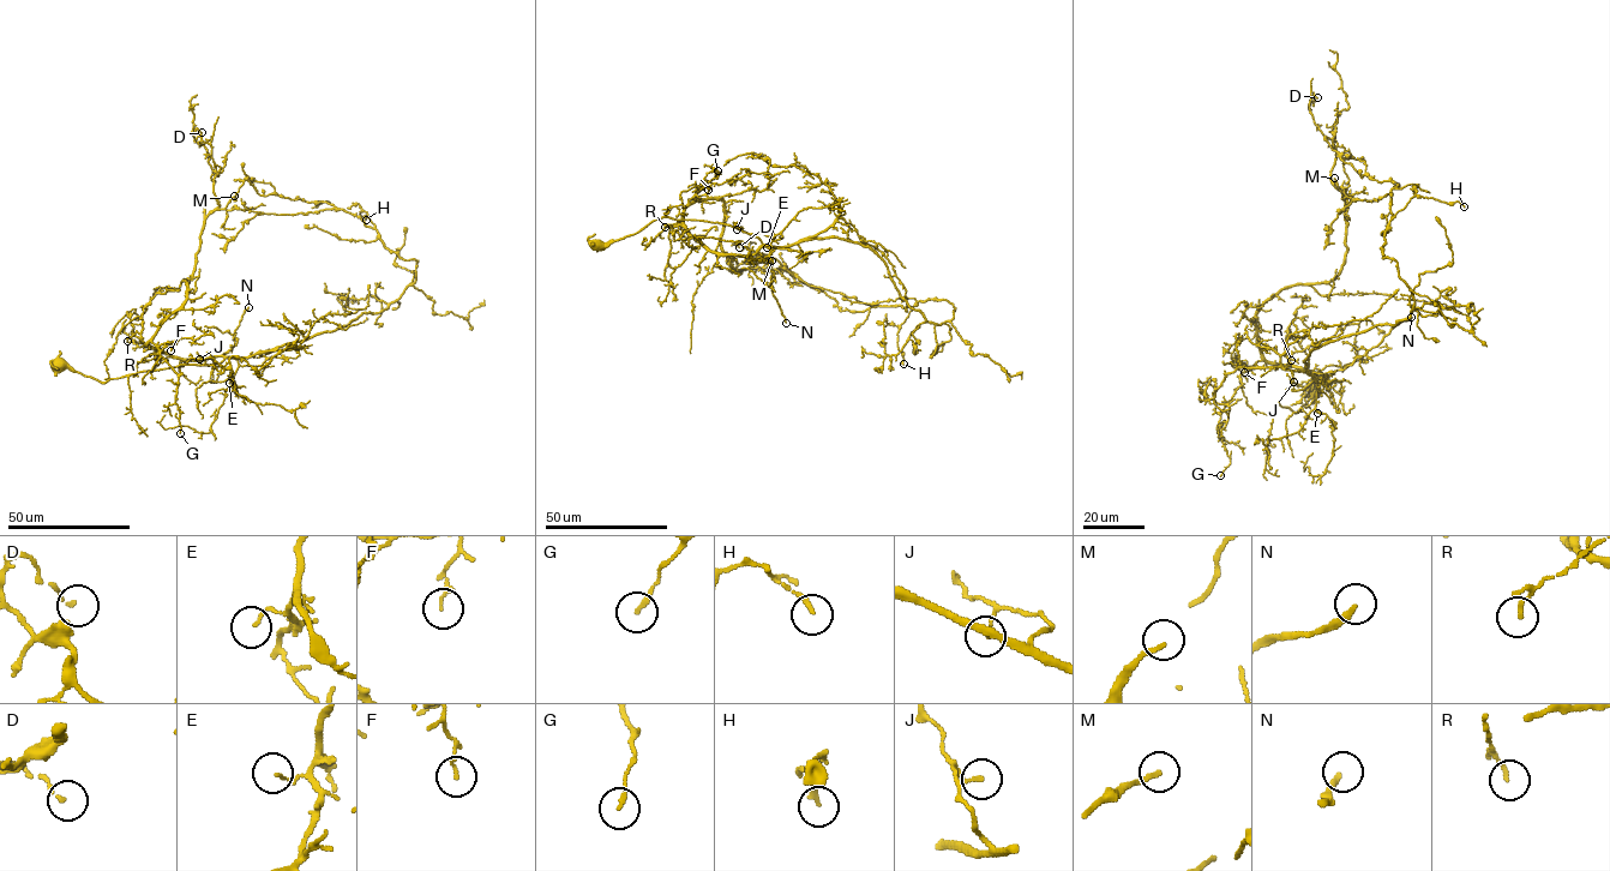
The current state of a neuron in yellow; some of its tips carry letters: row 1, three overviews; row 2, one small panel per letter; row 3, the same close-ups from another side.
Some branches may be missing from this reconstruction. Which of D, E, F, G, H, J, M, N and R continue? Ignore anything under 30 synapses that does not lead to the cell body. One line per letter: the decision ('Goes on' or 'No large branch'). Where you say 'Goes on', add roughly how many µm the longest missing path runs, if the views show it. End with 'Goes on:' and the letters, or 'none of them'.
D: No large branch
E: No large branch
F: No large branch
G: No large branch
H: No large branch
J: No large branch
M: Goes on. Missing length about 20 µm
N: Goes on. Missing length about 60 µm
R: No large branch
Goes on: M, N

